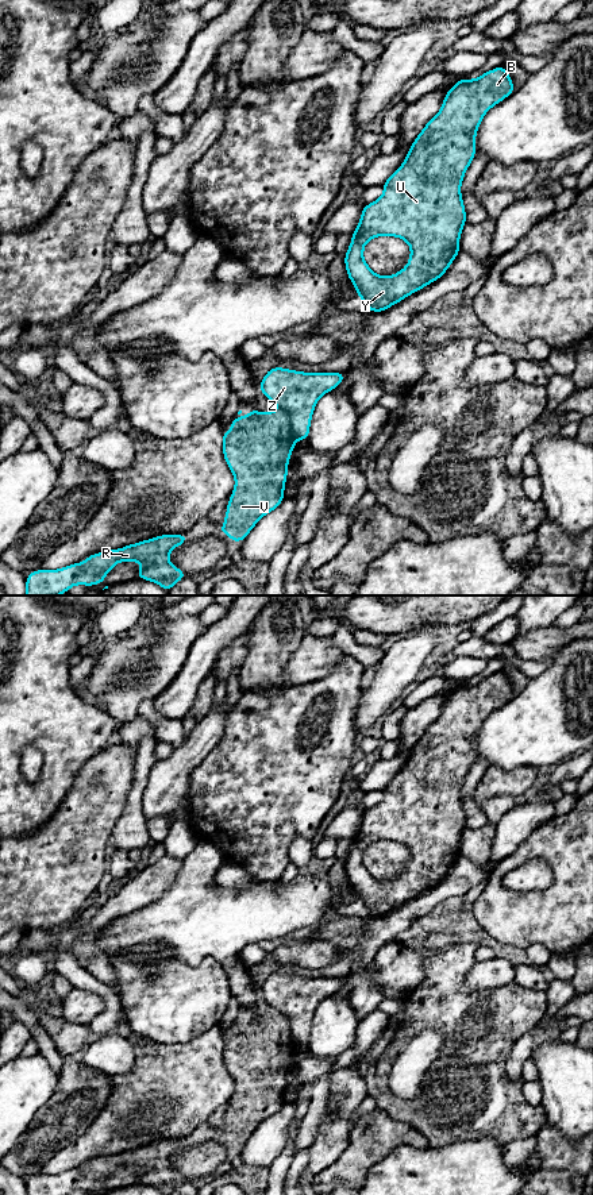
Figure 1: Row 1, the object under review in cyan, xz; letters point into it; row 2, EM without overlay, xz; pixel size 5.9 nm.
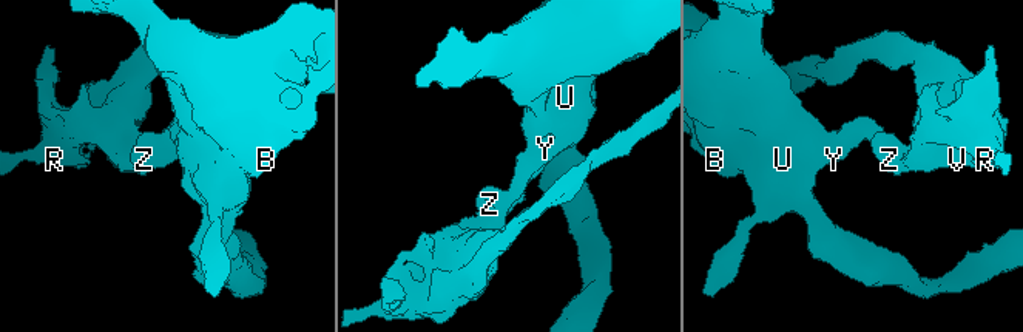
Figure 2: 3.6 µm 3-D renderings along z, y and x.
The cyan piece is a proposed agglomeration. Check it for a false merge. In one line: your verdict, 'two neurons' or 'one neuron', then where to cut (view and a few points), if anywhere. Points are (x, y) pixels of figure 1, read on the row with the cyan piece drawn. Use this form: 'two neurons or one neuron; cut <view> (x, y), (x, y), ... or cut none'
two neurons; cut xz (281, 408), (289, 417), (289, 430), (296, 439)

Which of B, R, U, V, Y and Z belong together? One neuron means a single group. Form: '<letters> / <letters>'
B U Y Z / R V

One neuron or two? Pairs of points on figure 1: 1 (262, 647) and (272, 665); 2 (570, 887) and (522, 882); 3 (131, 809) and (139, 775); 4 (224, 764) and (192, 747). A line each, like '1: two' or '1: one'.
1: one
2: two
3: one
4: two

